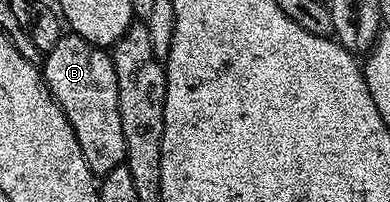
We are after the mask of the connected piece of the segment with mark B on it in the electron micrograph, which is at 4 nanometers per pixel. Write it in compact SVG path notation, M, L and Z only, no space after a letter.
M65 33L61 41L46 52L41 70L51 96L59 102L77 137L77 145L81 145L81 153L85 153L91 174L102 177L124 166L127 158L125 133L121 129L117 73L110 54L104 48L85 41L80 35Z

